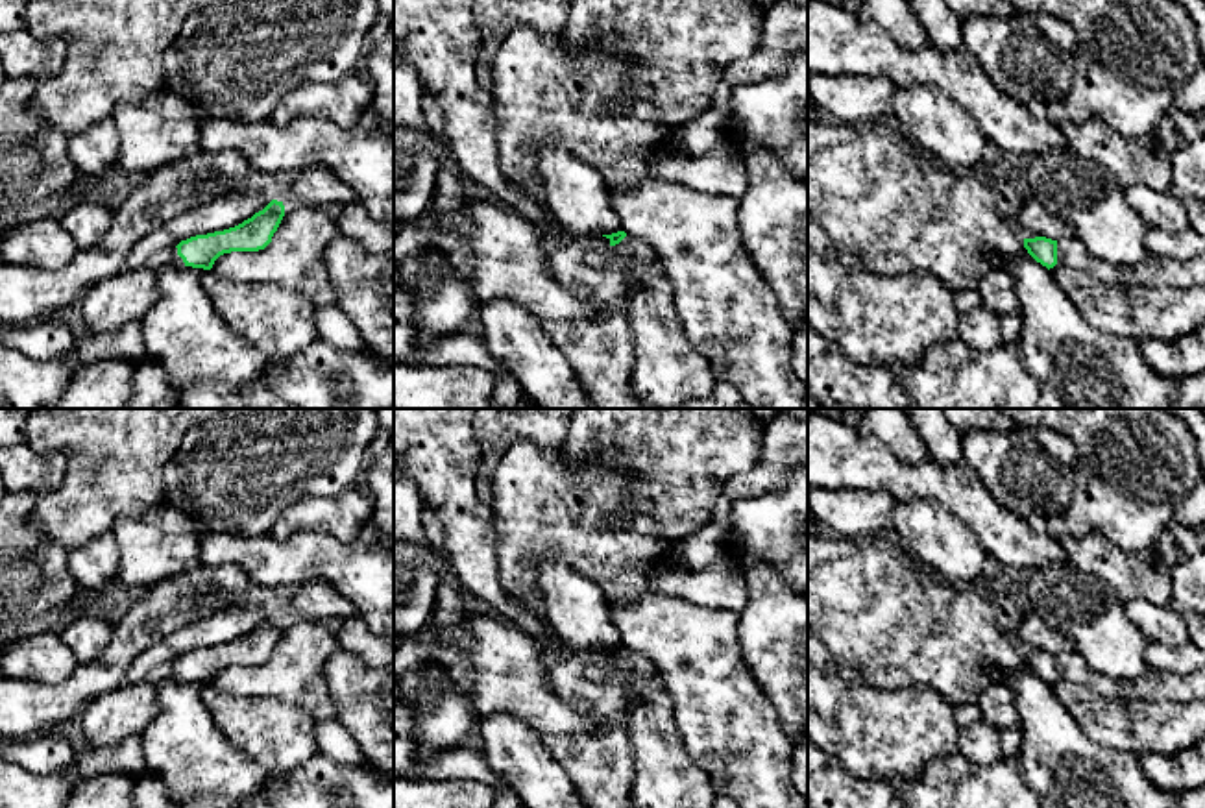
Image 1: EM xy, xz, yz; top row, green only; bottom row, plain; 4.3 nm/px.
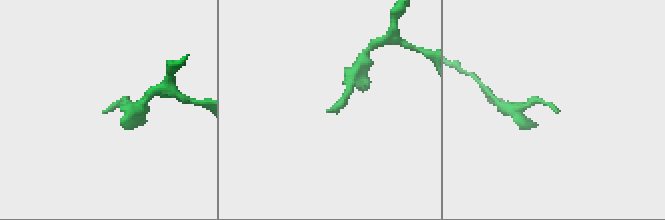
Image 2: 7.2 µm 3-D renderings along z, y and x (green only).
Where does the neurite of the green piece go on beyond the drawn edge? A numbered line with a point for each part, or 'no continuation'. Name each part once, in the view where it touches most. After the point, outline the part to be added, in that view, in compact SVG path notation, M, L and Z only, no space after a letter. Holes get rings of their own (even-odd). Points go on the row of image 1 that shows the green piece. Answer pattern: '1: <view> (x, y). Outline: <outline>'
1: yz (1152, 272). Outline: M1076 237L1057 240L1057 264L1050 272L1072 266L1109 285L1142 287L1142 288L1192 288L1205 287L1205 253L1190 261L1161 259L1146 253L1133 266L1114 266L1094 257Z

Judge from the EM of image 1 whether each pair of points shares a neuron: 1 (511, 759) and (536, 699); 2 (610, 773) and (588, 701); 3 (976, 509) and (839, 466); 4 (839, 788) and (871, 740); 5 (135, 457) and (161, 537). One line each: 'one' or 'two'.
1: two
2: one
3: one
4: two
5: two

